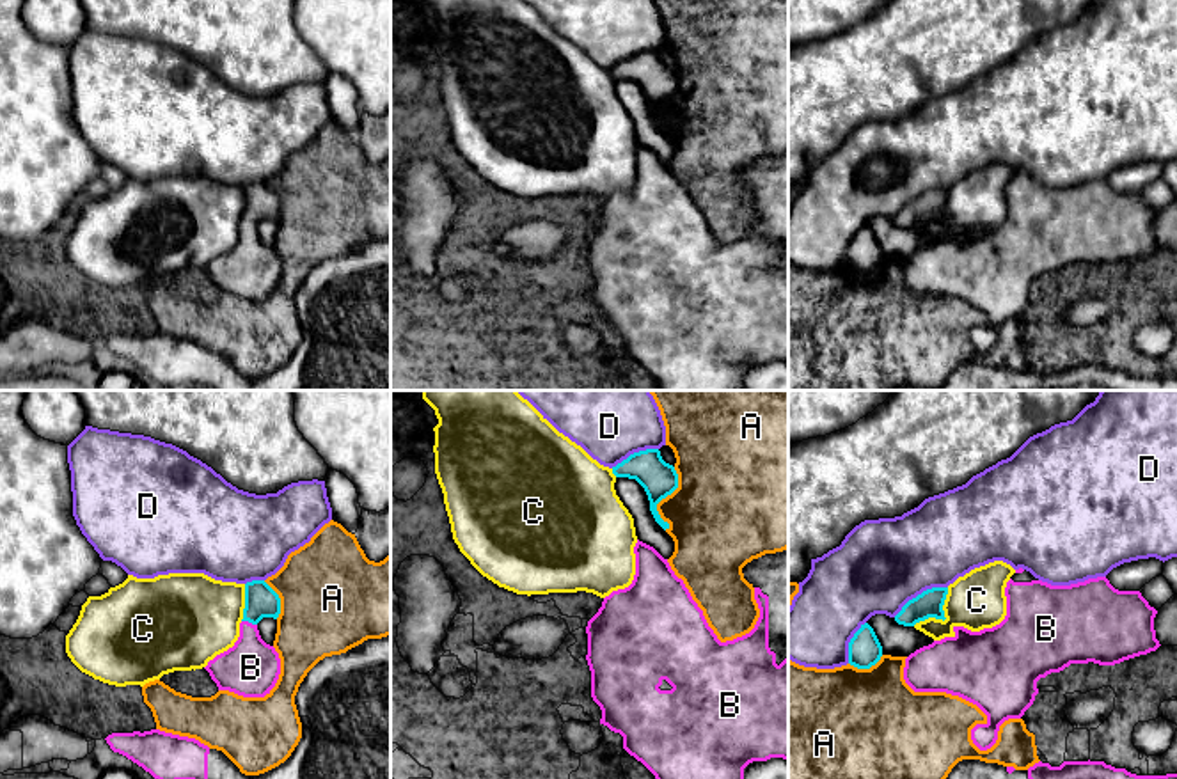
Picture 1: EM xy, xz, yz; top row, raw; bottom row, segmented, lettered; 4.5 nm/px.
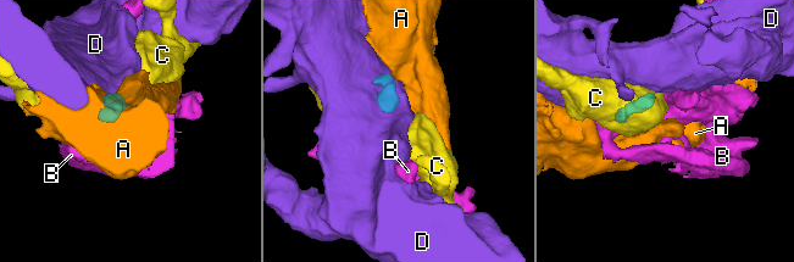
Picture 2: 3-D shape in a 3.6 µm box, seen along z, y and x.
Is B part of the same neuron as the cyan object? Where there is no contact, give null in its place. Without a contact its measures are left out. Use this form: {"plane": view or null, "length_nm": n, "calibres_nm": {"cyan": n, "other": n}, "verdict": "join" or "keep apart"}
{"plane": "xy", "length_nm": 80, "calibres_nm": {"cyan": 150, "other": 260}, "verdict": "join"}

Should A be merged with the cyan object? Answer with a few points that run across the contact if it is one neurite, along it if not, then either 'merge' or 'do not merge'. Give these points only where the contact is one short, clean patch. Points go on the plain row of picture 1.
do not merge

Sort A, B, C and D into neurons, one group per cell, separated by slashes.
A / B / C / D

